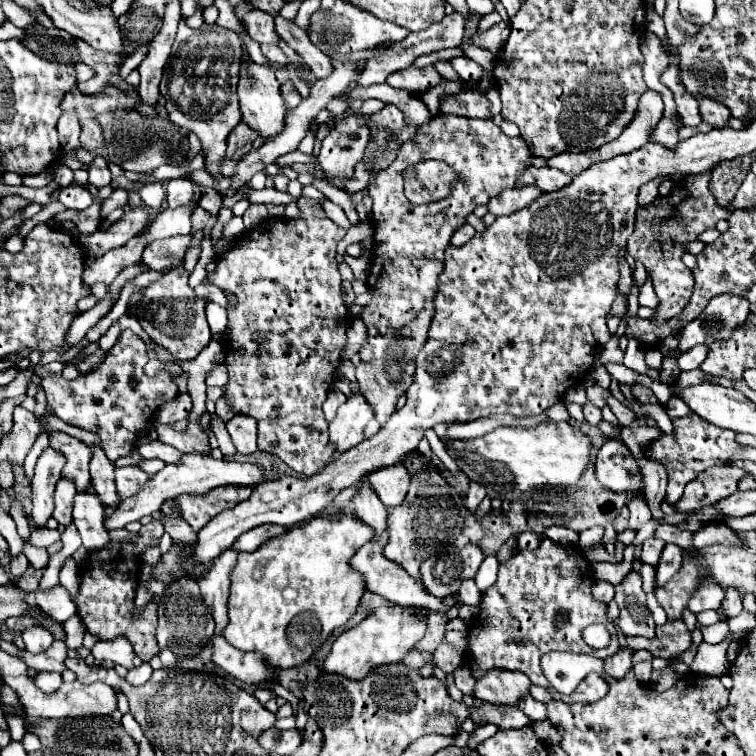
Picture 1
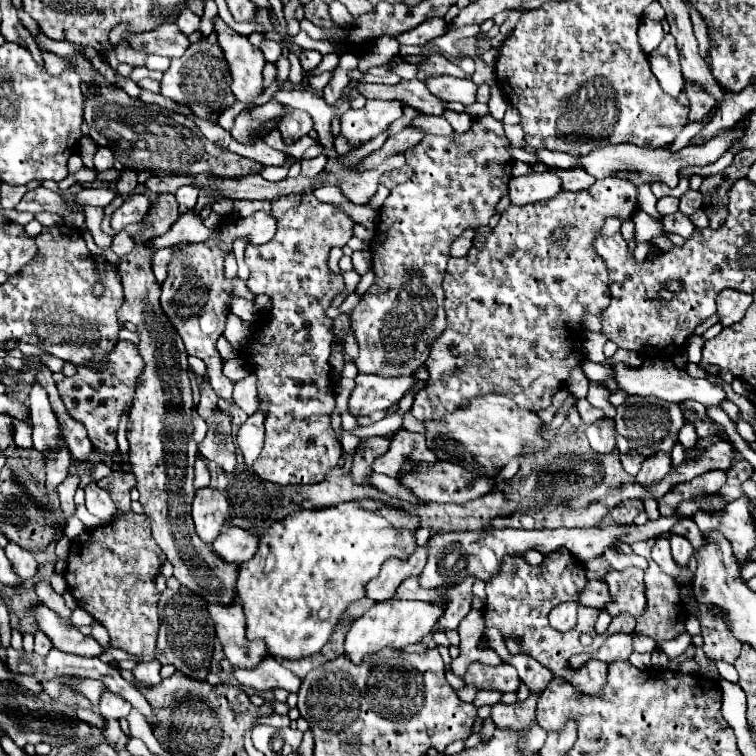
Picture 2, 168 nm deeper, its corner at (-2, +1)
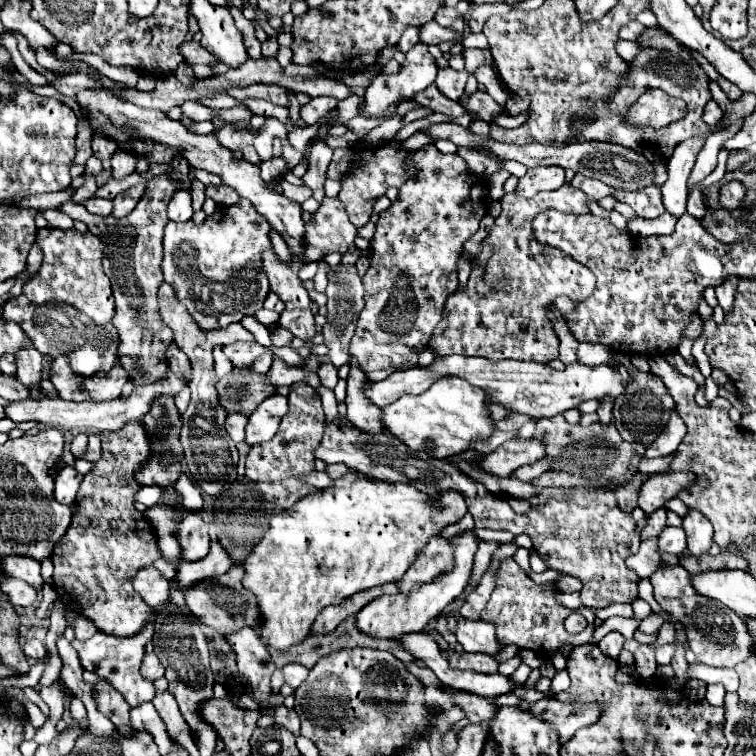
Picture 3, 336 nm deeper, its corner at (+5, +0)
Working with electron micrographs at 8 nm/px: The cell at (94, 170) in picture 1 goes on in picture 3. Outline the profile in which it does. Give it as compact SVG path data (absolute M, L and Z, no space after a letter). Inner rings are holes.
M95 137L93 139L93 155L99 157L101 161L111 159L115 151L117 151L117 141L109 141L109 137Z

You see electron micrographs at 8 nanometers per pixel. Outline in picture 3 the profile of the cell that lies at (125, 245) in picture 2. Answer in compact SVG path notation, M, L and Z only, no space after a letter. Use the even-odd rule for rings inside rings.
M38 210L37 214L39 213L47 219L53 228L71 229L74 227L73 220L62 212L57 210Z

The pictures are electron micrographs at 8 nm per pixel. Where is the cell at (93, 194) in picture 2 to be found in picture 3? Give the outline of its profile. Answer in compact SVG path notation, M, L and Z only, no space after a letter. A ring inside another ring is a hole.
M89 199L87 203L85 203L85 207L87 207L87 211L89 213L95 213L95 215L103 215L103 217L107 217L107 215L111 215L111 211L113 211L113 203L109 201L109 199Z

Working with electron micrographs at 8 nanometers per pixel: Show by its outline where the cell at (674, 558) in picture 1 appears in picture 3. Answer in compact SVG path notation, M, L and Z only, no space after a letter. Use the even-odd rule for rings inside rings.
M665 527L659 535L657 545L663 553L679 555L685 551L685 531L681 527Z

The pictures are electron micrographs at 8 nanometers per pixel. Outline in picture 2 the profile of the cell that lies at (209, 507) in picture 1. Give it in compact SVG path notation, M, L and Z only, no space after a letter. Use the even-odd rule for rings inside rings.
M200 488L196 490L192 502L192 518L196 524L196 532L204 542L214 542L222 532L224 522L230 518L232 502L216 488Z

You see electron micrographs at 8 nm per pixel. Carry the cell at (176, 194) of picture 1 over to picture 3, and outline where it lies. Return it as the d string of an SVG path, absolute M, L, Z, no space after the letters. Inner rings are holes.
M177 191L169 203L169 219L175 223L187 223L193 217L191 209L191 195L189 191Z

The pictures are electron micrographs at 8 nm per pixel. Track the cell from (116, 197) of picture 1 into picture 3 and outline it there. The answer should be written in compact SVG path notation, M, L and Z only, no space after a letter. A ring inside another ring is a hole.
M117 149L115 155L111 157L111 173L113 173L113 177L123 179L123 177L131 175L135 171L135 163L137 163L137 155L133 151Z

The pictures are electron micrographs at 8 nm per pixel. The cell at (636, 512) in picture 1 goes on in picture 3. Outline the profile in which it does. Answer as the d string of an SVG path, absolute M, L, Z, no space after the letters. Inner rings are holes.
M673 407L671 411L671 419L667 421L667 425L673 427L663 427L663 431L657 435L657 439L645 450L646 458L661 457L661 455L669 455L671 451L677 449L677 445L681 443L687 427L681 419L681 415L677 413L677 407Z

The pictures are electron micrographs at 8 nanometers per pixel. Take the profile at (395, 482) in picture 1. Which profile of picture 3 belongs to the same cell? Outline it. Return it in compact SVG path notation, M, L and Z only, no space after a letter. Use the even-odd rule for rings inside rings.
M511 439L485 455L479 463L485 471L497 477L511 477L515 469L533 465L545 455L545 443L539 439Z

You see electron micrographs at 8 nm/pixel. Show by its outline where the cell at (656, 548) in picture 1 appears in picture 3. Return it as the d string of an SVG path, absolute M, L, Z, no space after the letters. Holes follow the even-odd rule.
M663 565L653 573L651 585L653 597L661 609L671 613L685 627L689 649L695 653L697 661L713 667L735 667L751 655L751 635L747 635L745 619L735 615L729 607L723 607L723 603L699 595L681 565Z

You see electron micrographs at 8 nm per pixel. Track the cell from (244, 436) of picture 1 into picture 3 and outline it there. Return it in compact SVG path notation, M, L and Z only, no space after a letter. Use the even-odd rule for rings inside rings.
M273 395L273 397L265 399L247 421L245 443L255 445L261 441L273 439L283 415L287 415L287 397Z

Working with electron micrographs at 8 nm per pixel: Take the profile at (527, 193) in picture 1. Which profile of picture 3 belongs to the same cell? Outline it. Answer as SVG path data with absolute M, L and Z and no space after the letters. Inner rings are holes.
M535 167L519 179L515 189L521 197L535 197L541 191L555 191L565 183L565 171L561 167Z

